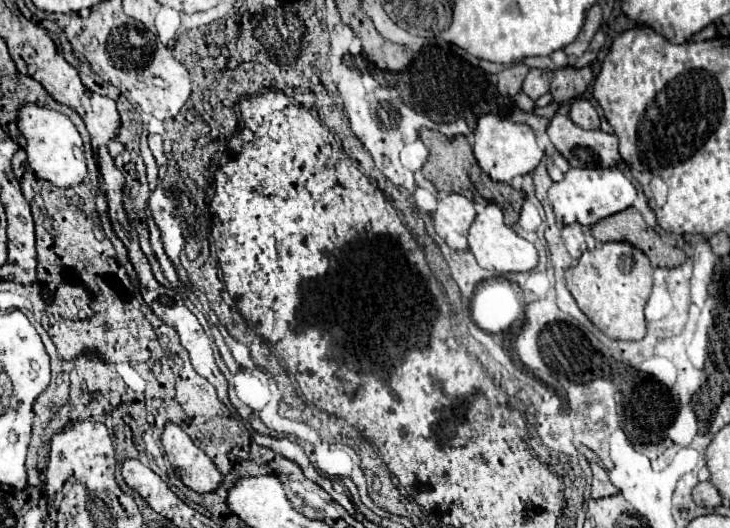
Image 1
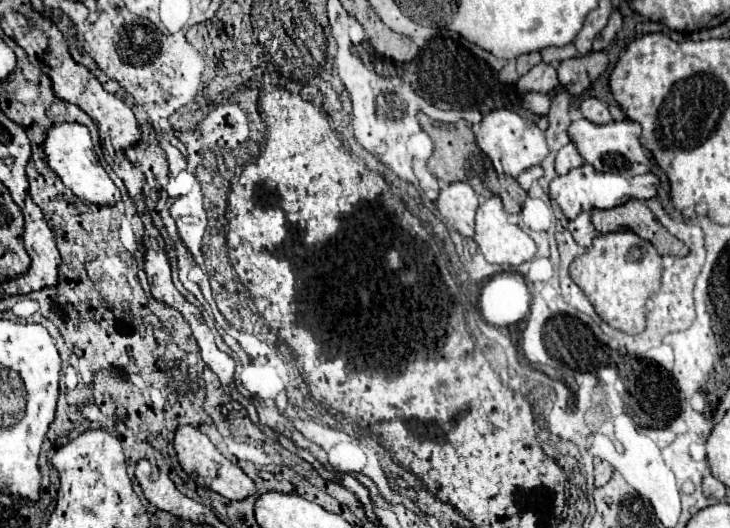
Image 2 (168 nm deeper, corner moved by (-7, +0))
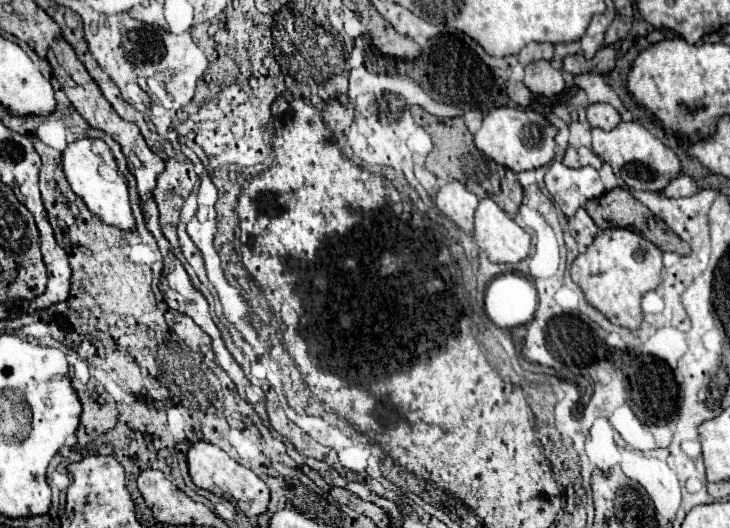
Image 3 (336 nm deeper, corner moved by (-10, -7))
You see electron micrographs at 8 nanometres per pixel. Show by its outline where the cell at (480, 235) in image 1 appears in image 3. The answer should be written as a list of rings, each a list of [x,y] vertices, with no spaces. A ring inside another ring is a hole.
[[[483,198],[475,210],[473,238],[495,264],[521,262],[531,250],[531,236],[491,198]]]

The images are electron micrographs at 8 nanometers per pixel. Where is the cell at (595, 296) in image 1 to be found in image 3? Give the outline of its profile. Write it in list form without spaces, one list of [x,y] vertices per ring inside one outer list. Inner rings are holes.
[[[607,228],[593,240],[585,254],[575,258],[571,264],[571,278],[583,290],[585,300],[605,314],[611,324],[637,330],[643,322],[641,300],[645,292],[655,290],[661,282],[661,256],[661,250],[637,232],[625,228]]]

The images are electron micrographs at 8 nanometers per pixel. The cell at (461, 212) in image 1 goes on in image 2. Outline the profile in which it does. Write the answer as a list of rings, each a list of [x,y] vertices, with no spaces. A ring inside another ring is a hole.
[[[468,183],[444,185],[440,189],[440,197],[436,199],[440,215],[464,237],[474,235],[474,215],[478,205],[478,195]]]

